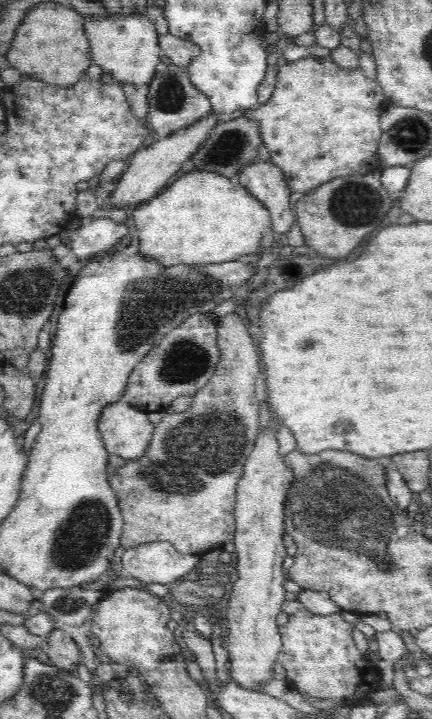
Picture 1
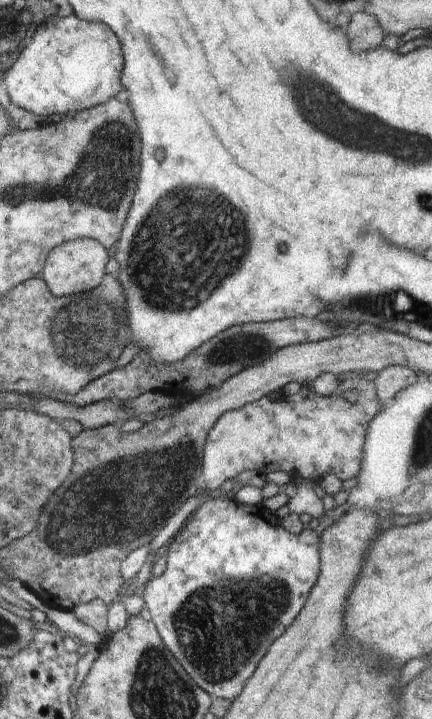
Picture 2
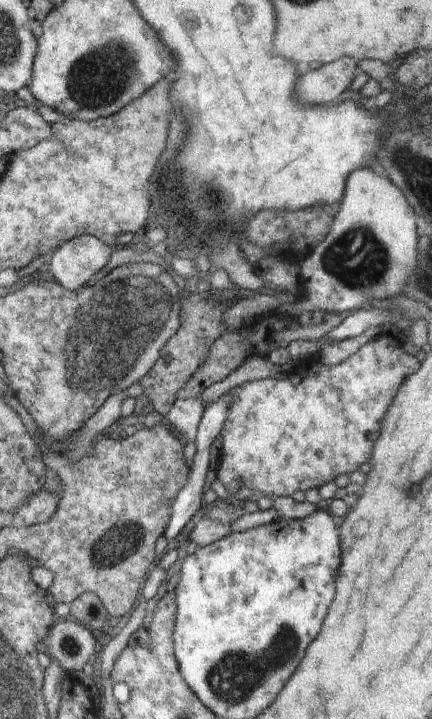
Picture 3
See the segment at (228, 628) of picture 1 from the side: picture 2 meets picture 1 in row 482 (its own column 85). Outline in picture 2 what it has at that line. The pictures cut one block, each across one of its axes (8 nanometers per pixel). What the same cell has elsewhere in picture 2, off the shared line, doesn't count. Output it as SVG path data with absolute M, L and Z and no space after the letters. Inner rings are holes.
M89 238L69 240L54 248L41 276L54 297L71 297L96 288L106 274L106 264L110 260L108 250L97 240Z

